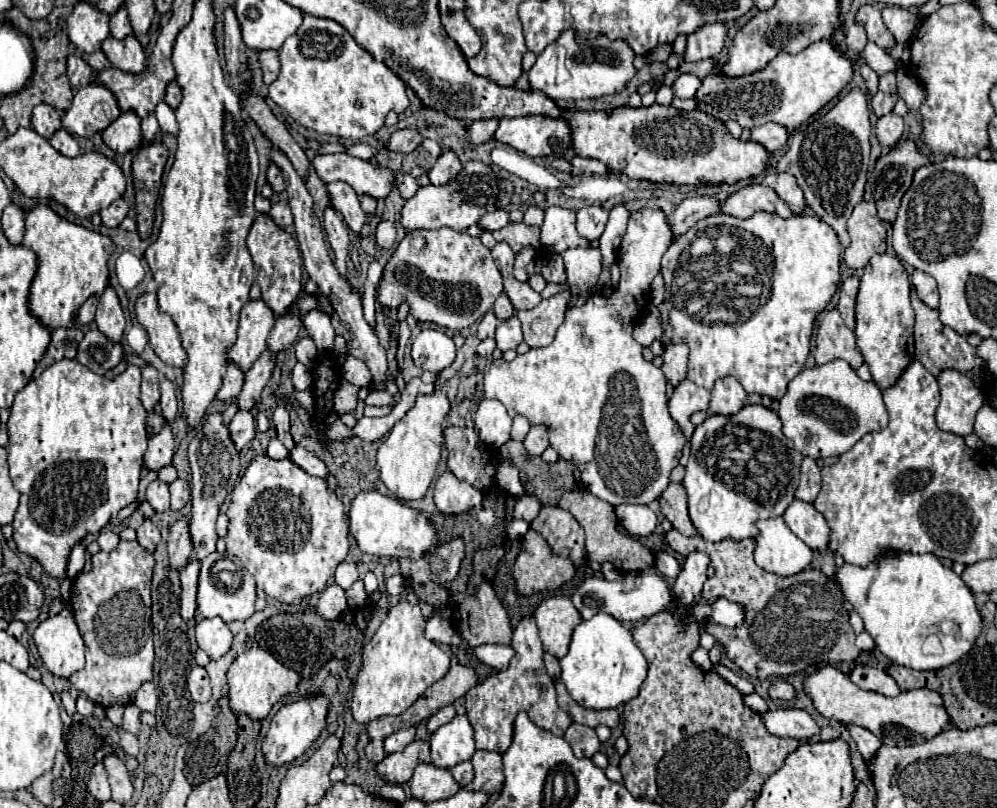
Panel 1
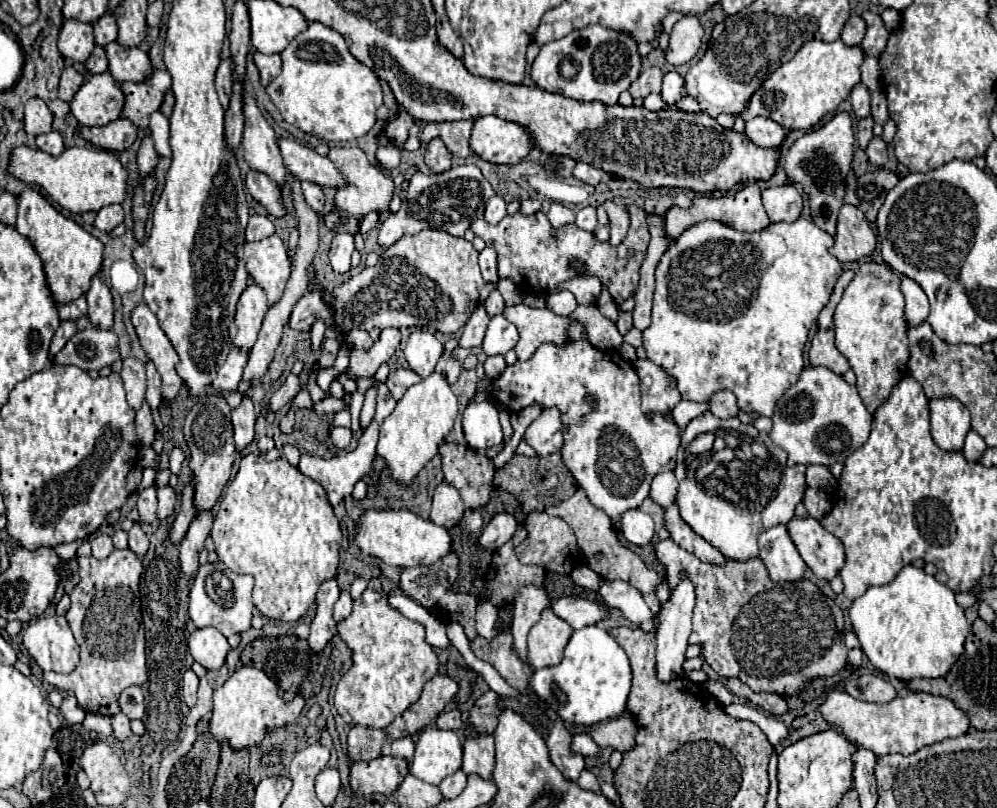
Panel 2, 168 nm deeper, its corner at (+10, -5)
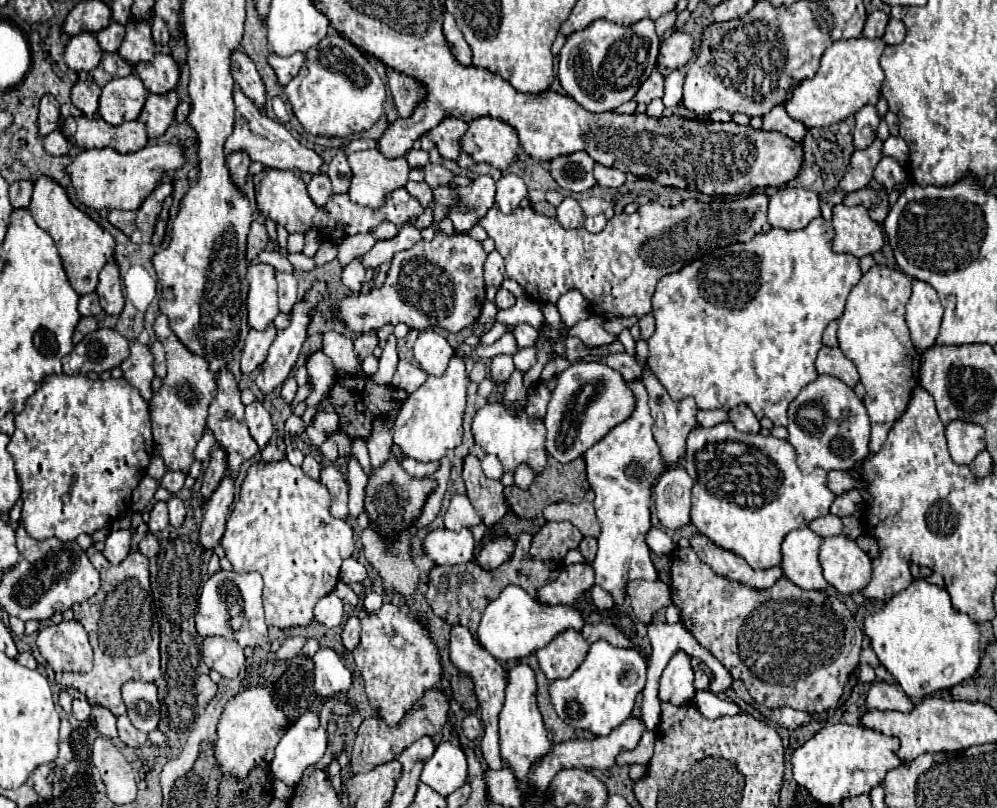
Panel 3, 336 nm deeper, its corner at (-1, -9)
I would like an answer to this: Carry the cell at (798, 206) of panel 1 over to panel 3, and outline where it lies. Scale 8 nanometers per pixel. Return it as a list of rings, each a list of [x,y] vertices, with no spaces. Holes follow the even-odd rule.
[[[780,188],[770,196],[768,222],[772,228],[800,230],[820,216],[818,194],[806,188]]]

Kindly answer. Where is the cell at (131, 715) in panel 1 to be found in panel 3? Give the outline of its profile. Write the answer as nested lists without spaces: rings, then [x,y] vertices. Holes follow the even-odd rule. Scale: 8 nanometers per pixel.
[[[120,716],[120,718],[118,718],[118,736],[120,736],[120,740],[122,740],[126,746],[142,746],[142,744],[148,740],[148,736],[146,736],[144,732],[136,730],[136,728],[130,724],[128,716]]]

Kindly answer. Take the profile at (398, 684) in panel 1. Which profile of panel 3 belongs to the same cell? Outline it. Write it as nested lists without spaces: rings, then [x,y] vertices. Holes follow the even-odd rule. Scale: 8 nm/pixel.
[[[384,604],[378,614],[364,616],[362,618],[362,632],[360,632],[360,644],[354,650],[354,660],[358,670],[362,672],[362,678],[366,682],[366,694],[370,698],[370,704],[378,708],[378,714],[386,720],[386,724],[394,726],[400,722],[400,718],[412,708],[412,704],[428,690],[434,688],[442,678],[442,664],[436,644],[424,634],[422,624],[414,620],[410,614],[404,614],[394,604]]]

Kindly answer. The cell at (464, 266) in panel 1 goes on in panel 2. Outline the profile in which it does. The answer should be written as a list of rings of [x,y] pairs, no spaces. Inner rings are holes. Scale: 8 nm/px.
[[[423,230],[413,236],[399,238],[389,246],[375,266],[351,276],[345,284],[331,290],[335,314],[331,316],[321,300],[321,292],[305,292],[295,304],[287,326],[293,330],[309,330],[317,316],[331,328],[337,324],[343,330],[377,328],[407,328],[423,326],[443,334],[453,334],[463,328],[479,306],[479,292],[485,286],[477,264],[477,250],[465,238],[455,238],[441,230]]]

